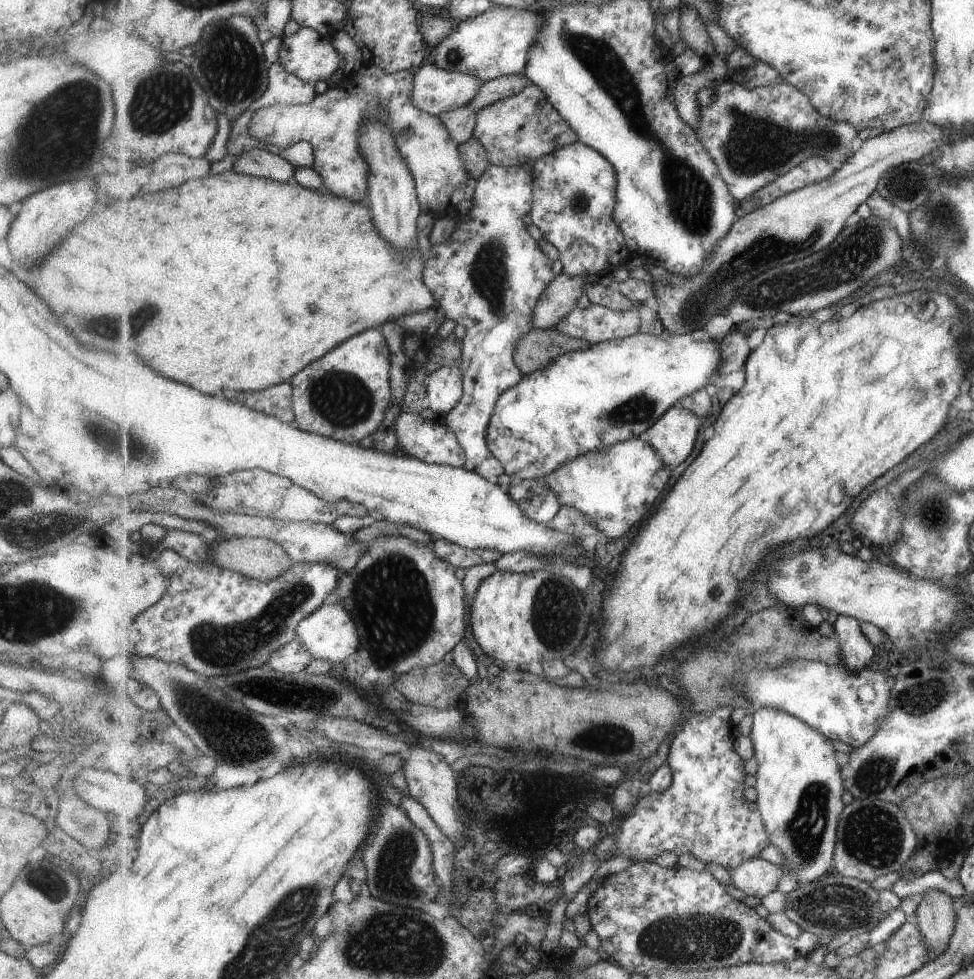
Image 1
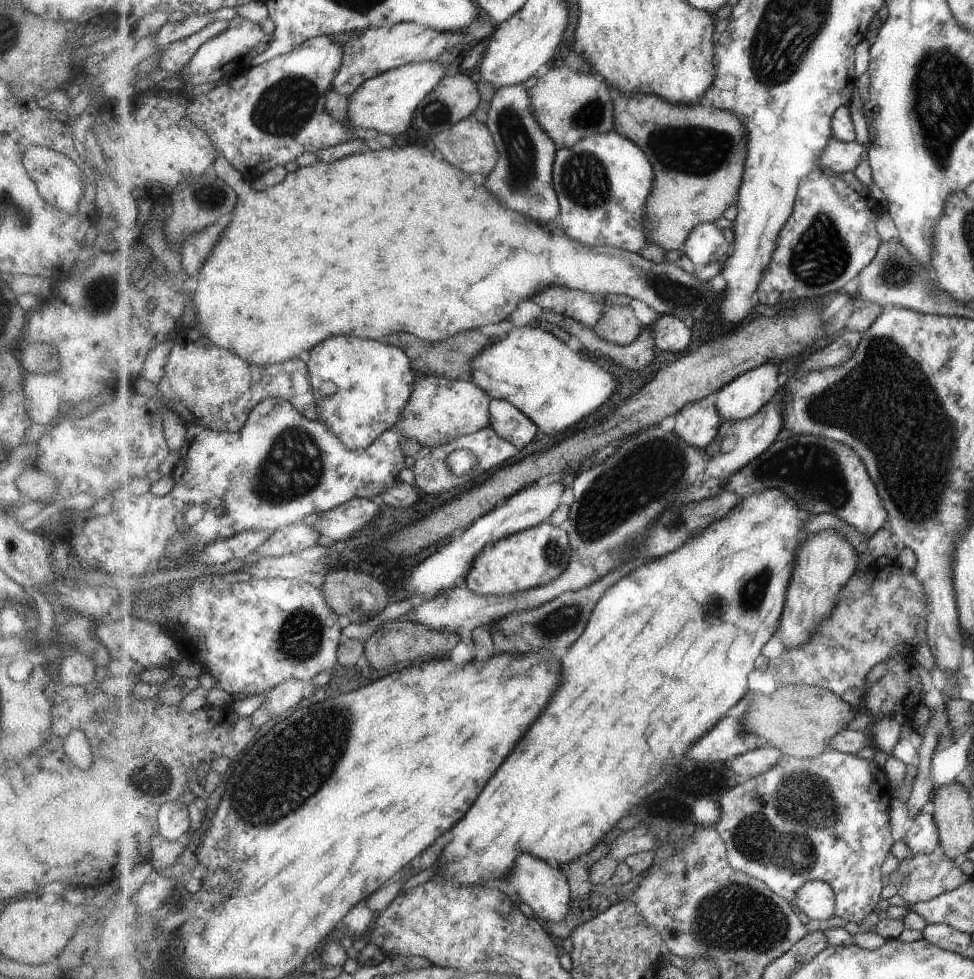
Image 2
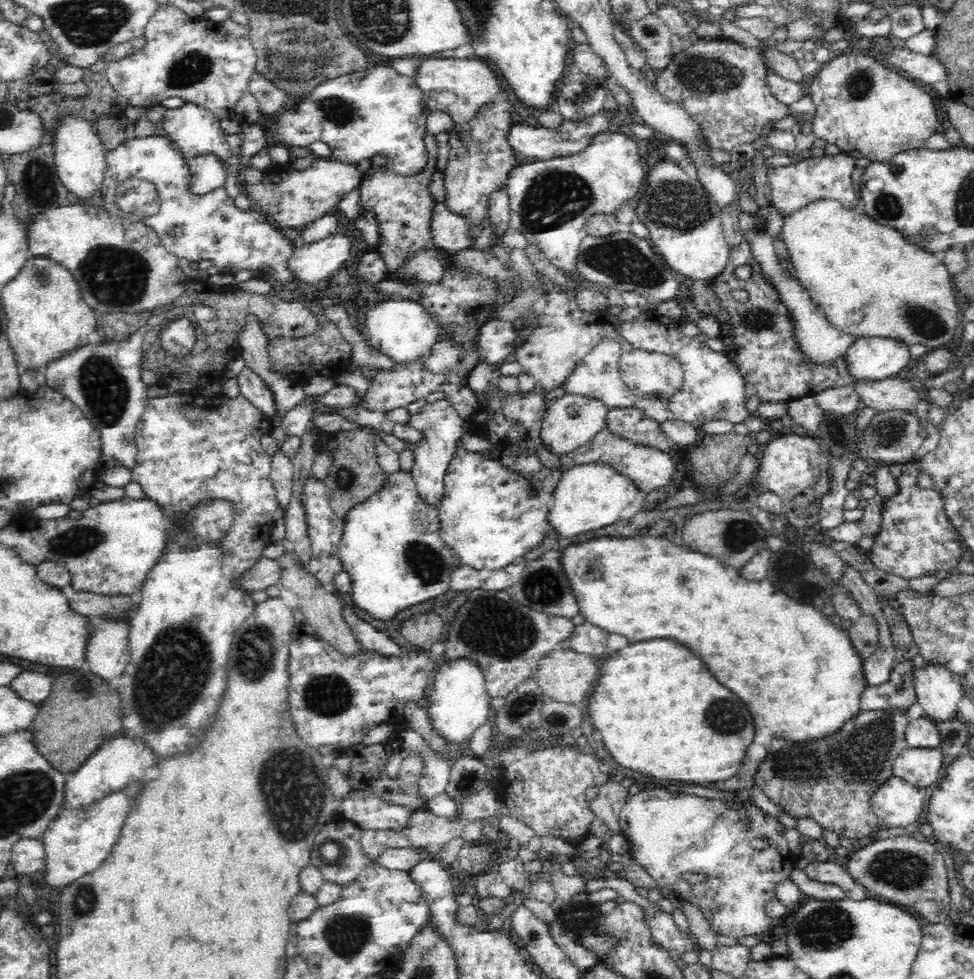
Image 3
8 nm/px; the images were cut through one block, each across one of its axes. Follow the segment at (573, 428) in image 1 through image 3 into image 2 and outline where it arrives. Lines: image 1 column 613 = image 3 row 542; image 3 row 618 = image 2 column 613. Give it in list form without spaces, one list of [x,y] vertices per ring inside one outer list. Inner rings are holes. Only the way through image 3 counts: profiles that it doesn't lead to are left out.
[[[513,326],[504,336],[493,338],[496,339],[472,360],[471,381],[486,390],[492,399],[513,403],[540,426],[541,432],[549,436],[559,436],[567,428],[573,428],[591,412],[597,412],[617,388],[617,380],[609,374],[605,365],[590,357],[582,349],[573,352],[565,342],[553,337],[552,333],[545,332],[542,327]]]

